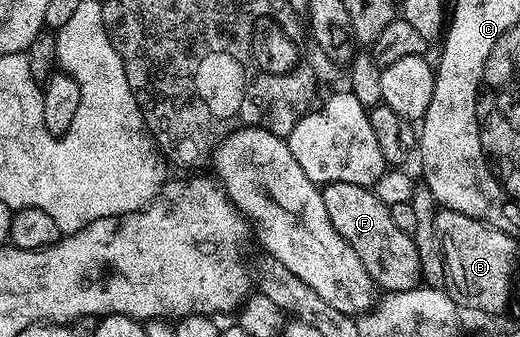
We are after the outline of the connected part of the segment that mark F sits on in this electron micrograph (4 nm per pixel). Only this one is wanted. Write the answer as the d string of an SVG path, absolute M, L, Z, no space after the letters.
M326 183L320 190L331 225L335 225L339 237L355 249L355 257L363 261L363 269L367 269L382 292L406 291L418 286L417 250L413 236L402 233L395 221L391 221L389 207L379 201L376 190L346 183Z

